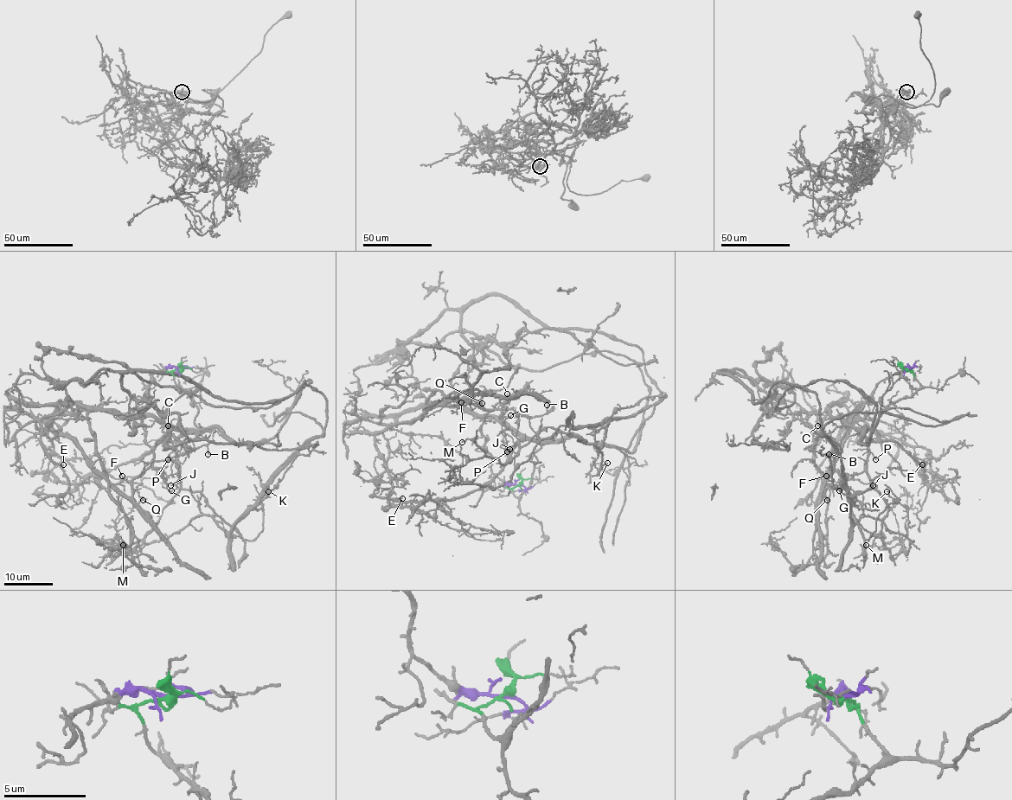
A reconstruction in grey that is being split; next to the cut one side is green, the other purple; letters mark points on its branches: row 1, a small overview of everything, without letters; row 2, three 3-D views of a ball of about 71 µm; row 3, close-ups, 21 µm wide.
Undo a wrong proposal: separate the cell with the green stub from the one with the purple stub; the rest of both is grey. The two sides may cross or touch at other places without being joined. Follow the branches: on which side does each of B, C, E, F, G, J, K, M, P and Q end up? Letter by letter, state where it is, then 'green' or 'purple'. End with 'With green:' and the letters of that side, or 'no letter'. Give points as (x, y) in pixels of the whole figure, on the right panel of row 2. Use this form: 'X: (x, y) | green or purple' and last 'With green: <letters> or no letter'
B: (829, 454) | purple
C: (817, 425) | purple
E: (922, 464) | green
F: (826, 476) | purple
G: (839, 490) | purple
J: (873, 485) | green
K: (887, 491) | green
M: (866, 545) | green
P: (875, 459) | green
Q: (827, 500) | purple
With green: E, J, K, M, P

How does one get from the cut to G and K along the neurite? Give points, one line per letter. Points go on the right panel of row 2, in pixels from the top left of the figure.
G: (909, 368), (880, 380), (851, 418), (850, 426), (834, 450), (833, 467), (845, 480), (839, 490)
K: (909, 368), (920, 387), (863, 434), (870, 489), (857, 491), (851, 505), (868, 540), (892, 502), (887, 491)

